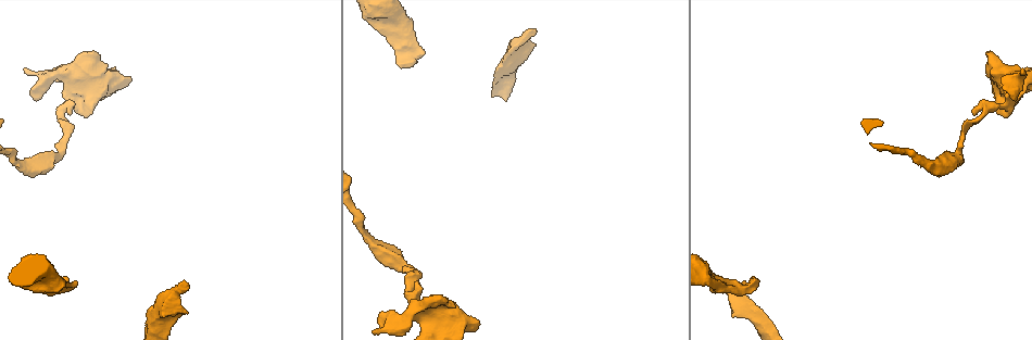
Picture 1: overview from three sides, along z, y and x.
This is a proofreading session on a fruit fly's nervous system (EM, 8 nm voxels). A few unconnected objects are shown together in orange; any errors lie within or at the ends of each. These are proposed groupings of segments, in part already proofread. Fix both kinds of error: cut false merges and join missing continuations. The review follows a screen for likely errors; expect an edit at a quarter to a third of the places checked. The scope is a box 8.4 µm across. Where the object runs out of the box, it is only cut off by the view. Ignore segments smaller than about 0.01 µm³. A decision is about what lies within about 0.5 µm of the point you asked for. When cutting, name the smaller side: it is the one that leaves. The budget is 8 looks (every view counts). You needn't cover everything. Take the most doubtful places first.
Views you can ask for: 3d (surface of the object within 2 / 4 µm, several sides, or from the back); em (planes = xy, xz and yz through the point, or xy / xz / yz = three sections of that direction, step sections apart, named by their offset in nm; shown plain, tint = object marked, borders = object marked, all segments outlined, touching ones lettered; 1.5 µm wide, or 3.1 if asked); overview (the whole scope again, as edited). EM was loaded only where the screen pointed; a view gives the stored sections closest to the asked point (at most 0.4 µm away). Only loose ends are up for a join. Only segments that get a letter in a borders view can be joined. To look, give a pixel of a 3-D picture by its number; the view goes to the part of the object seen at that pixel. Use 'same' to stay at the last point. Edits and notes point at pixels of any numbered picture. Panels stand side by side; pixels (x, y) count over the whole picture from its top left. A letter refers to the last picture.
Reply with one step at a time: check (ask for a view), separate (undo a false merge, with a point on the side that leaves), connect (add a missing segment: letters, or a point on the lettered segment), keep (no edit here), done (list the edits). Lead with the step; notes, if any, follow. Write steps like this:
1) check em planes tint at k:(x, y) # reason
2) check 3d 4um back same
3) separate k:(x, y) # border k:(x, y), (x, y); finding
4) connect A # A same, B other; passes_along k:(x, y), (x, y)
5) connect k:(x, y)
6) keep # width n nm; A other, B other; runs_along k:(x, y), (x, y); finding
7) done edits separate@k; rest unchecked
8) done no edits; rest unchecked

check em xz step 8 plain at 1:(32, 290)

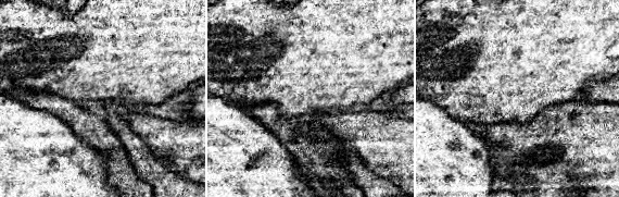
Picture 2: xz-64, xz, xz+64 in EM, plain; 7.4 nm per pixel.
check em xz step 8 borders same

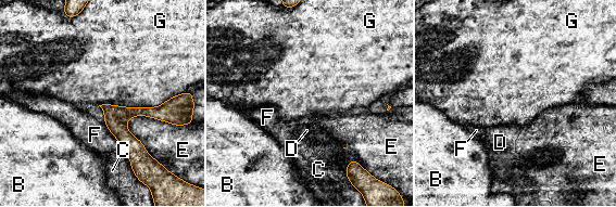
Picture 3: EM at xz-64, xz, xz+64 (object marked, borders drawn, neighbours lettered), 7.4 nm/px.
keep # B other, C other, D other, E other, F other, G other; border 3:(176, 94), (156, 106), (98, 105); none of them fits

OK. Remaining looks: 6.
check 3d 2um at 1:(21, 170) # sudden change in width

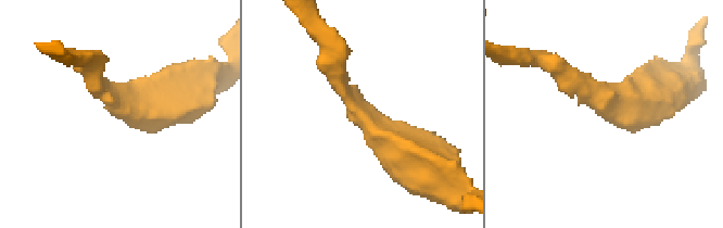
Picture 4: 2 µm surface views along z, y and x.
check em planes borders at 4:(368, 115) # arm_widths 190, 260 nm; need the tissue

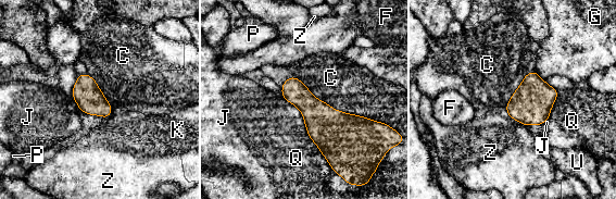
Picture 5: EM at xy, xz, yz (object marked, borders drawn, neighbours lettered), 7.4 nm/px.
keep # width 200 nm; C other, F other, G other, J other, K other, P other, Q other, U other, Z other; border 5:(301, 81), (332, 108), (362, 116); all the same neuron

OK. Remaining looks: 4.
check 3d 4um back at 1:(187, 283) # branch stops here

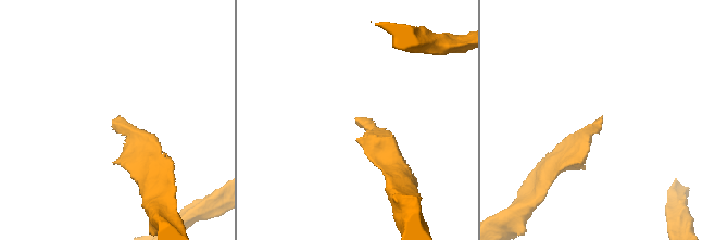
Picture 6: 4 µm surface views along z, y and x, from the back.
check em planes tint at 6:(112, 123)

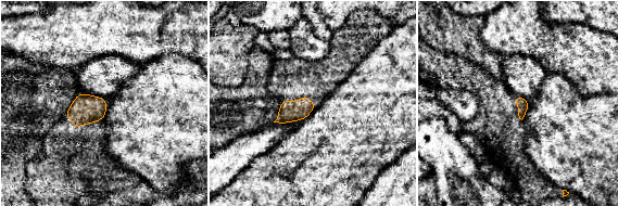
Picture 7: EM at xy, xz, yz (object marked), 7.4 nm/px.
check em planes borders same

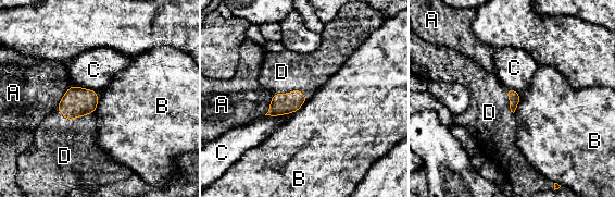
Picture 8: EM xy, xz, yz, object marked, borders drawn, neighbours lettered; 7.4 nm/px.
connect 8:(64, 151) # A other, B other, C other, D same; passes_along 8:(76, 101), (73, 119), (64, 151); the neuron continues

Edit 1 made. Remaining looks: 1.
done edits connect@8; rest unchecked

